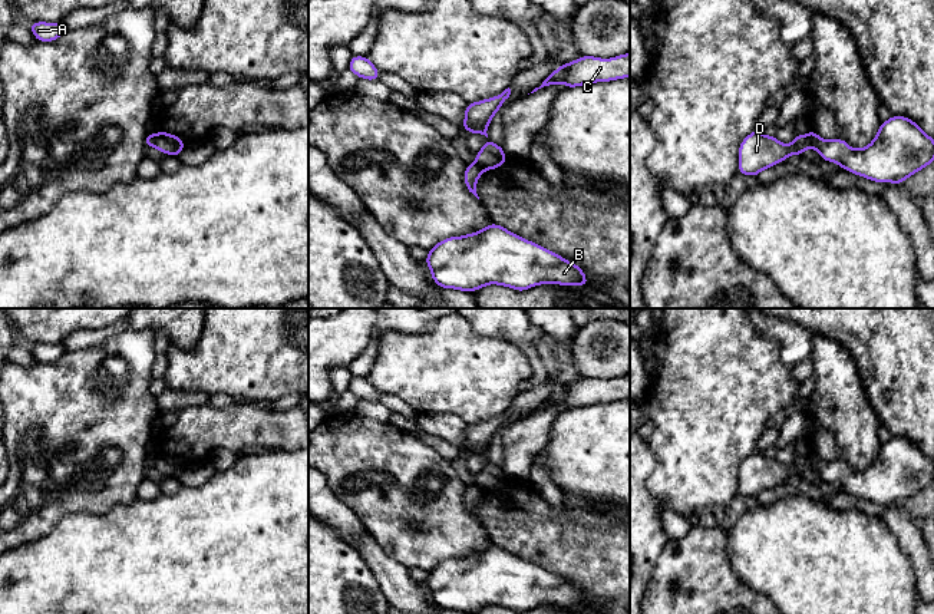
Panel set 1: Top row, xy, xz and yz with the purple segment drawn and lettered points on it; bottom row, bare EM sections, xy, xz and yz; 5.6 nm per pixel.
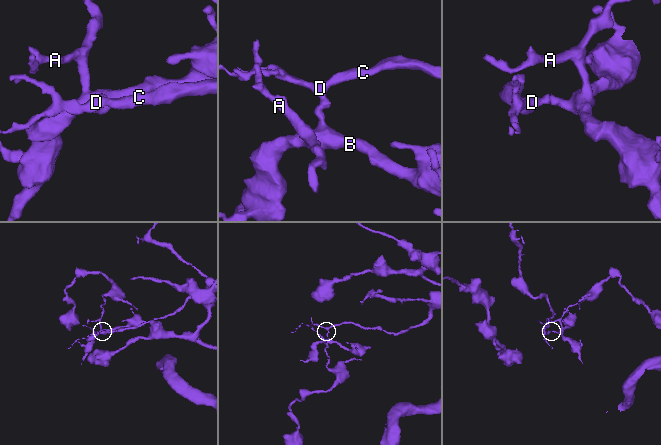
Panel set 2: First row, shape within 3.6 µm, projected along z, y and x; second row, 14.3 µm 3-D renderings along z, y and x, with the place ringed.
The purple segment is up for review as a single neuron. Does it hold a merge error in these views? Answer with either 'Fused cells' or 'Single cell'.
Fused cells

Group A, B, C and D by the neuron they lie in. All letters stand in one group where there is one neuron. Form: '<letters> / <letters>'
A B / C D

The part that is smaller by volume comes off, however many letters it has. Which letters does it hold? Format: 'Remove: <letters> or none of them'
Remove: A, B

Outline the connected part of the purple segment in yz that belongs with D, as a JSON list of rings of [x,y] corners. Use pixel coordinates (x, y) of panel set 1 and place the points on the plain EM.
[[[750,453],[739,468],[737,493],[756,498],[759,493],[783,483],[789,476],[801,476],[811,471],[808,456],[795,456],[791,466],[785,466],[776,458],[766,458],[763,453]]]

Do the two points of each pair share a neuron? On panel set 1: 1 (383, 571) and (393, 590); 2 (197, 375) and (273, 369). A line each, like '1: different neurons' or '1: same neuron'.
1: same neuron
2: same neuron

